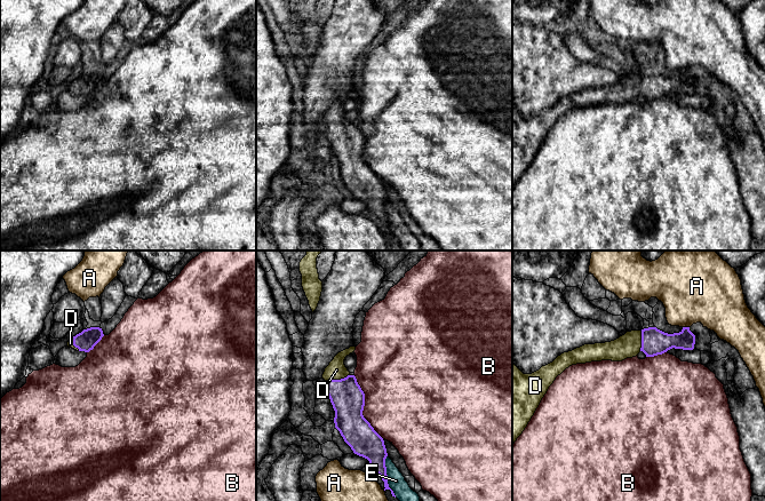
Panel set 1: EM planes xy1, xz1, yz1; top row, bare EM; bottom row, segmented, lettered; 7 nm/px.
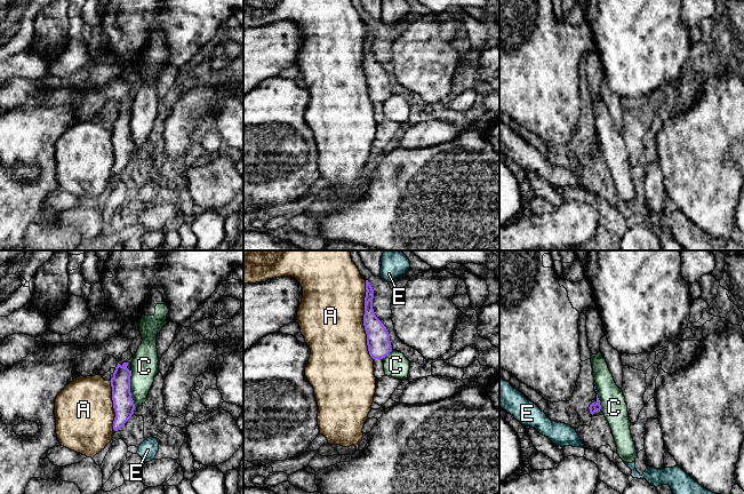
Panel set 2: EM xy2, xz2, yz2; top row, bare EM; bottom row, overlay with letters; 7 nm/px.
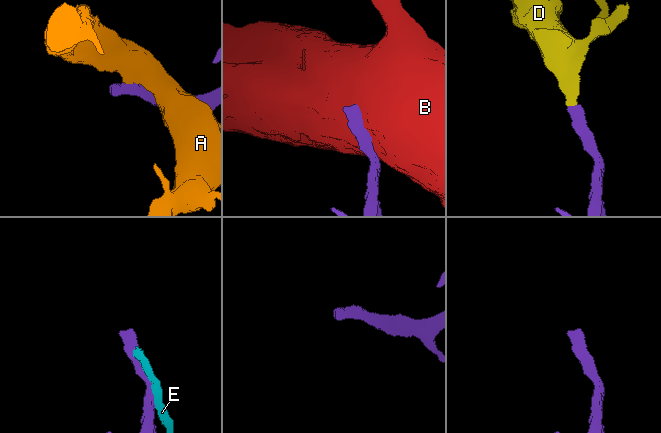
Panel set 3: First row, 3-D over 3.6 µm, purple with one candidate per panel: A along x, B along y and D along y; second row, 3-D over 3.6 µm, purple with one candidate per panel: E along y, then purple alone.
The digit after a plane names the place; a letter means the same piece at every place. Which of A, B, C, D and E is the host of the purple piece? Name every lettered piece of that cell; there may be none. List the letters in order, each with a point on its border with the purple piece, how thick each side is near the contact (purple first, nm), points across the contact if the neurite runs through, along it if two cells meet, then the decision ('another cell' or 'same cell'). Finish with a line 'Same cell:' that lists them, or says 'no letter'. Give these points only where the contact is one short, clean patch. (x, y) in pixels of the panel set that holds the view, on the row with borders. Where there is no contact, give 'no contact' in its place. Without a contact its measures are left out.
A: meets purple in xz2 at (364, 320); 160 nm thick on the purple side, 460 nm on the other; another cell
B: meets purple in xz1 at (363, 407); 240 nm thick on the purple side, 480 nm on the other; another cell
C: meets purple in xy2 at (129, 391); 150 nm thick on the purple side, 190 nm on the other; border along xy2 (130, 371), (130, 397), (134, 411); another cell
D: meets purple in xz1 at (337, 380); 240 nm thick on the purple side, 140 nm on the other; runs through xz1 (348, 399), (337, 380), (336, 370); same cell
E: meets purple in xz1 at (387, 476); 190 nm thick on the purple side, 120 nm on the other; another cell
Same cell: D

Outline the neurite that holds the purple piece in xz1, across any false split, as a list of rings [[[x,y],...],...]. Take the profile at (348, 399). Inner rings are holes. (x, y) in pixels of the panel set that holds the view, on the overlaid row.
[[[350,347],[338,352],[329,365],[325,368],[322,379],[326,381],[326,392],[330,399],[335,411],[334,423],[340,431],[344,442],[351,447],[354,454],[362,456],[369,461],[369,466],[380,475],[384,482],[384,491],[390,490],[392,496],[396,498],[393,491],[389,487],[385,459],[388,456],[383,438],[374,430],[370,423],[364,418],[362,411],[365,406],[365,393],[357,382],[354,375],[351,375],[344,365],[344,359],[354,352],[356,347]]]

